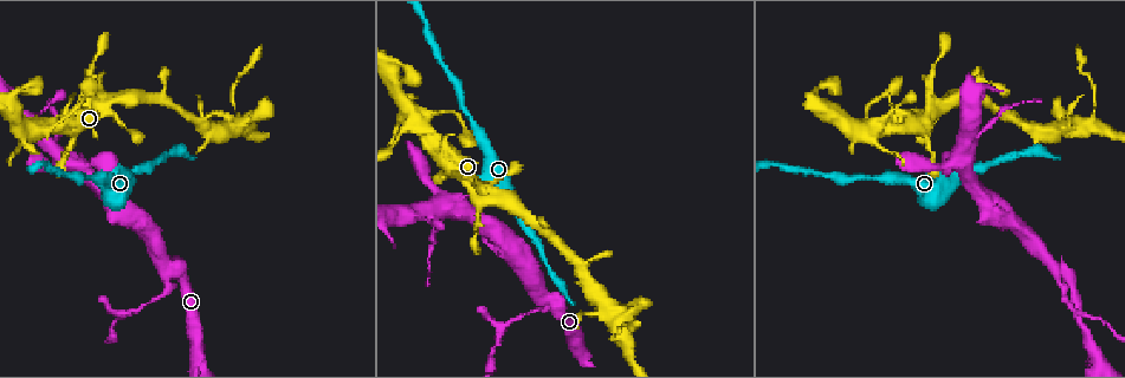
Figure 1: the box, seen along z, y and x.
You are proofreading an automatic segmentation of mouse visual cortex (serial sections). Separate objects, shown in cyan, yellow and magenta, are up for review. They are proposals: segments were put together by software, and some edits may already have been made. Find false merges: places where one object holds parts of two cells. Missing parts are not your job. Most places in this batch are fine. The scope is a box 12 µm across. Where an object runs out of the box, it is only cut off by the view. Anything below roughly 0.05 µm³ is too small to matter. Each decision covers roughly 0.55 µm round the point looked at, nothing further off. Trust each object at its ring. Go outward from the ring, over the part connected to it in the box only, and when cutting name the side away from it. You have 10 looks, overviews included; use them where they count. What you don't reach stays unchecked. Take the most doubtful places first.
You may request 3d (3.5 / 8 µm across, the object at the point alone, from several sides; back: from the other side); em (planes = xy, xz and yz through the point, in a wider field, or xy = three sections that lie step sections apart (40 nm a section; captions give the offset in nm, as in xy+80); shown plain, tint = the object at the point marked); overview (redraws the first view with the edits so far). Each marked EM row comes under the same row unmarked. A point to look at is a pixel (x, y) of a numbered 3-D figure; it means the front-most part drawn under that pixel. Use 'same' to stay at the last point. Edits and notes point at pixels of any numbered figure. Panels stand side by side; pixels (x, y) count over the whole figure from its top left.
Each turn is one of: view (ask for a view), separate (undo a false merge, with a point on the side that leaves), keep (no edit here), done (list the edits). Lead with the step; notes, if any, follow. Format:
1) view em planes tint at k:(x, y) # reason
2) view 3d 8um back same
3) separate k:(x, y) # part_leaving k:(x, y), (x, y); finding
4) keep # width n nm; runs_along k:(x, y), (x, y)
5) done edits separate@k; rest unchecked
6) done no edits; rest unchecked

view 3d 3.5um at 1:(954, 180) # sudden change in width

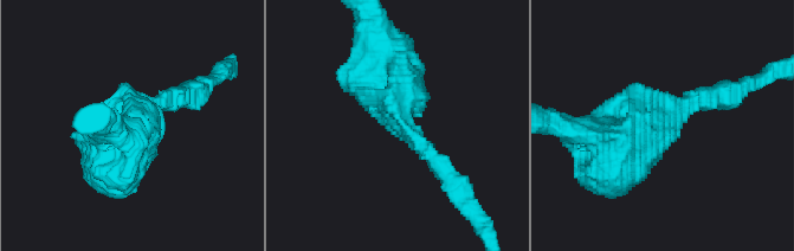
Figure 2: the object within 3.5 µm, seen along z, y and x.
view em xy step 3 tint at 2:(406, 126)

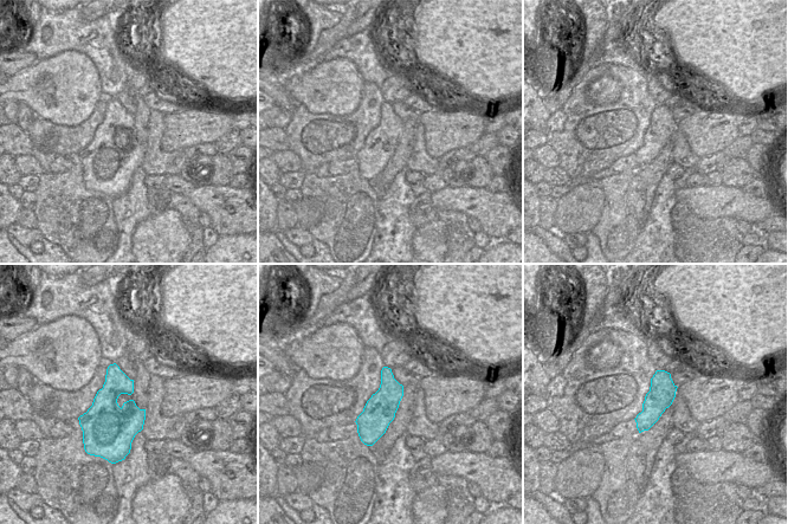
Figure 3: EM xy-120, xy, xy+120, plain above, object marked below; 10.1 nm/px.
keep # width 320 nm; runs_along 2:(389, 51), (389, 115), (451, 181); continuous, no second cell

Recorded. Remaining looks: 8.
view 3d 3.5um at 1:(1093, 110) # a narrow waist

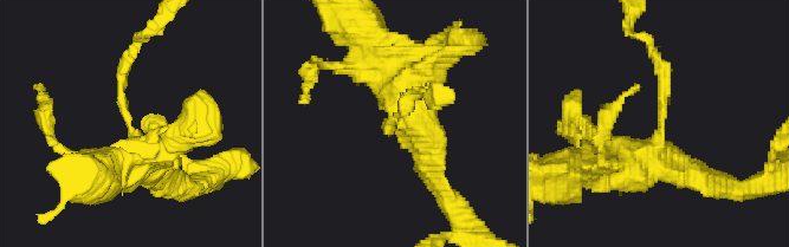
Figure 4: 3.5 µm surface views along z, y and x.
view em xy step 5 tint at 4:(658, 124) # arms 3; arm_widths 150, 350, 450 nm; shape alone is not enough

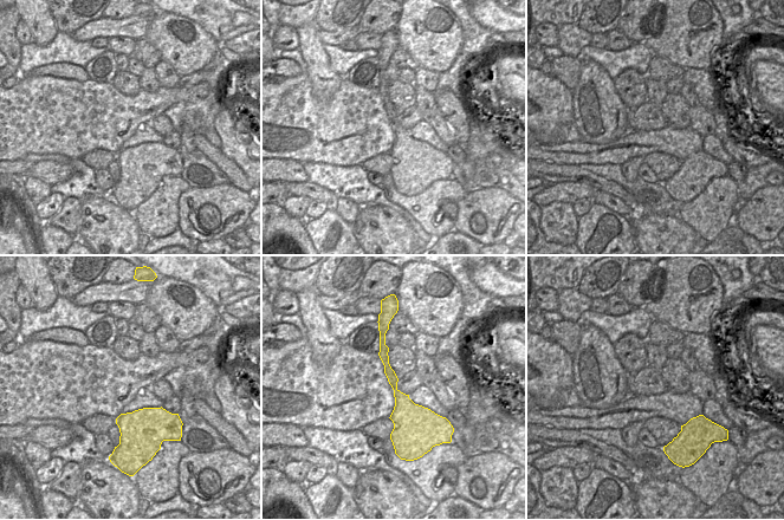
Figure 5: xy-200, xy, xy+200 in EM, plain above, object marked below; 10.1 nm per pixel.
keep # one cell here

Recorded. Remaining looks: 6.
view 3d 3.5um at 1:(526, 314) # a narrow waist

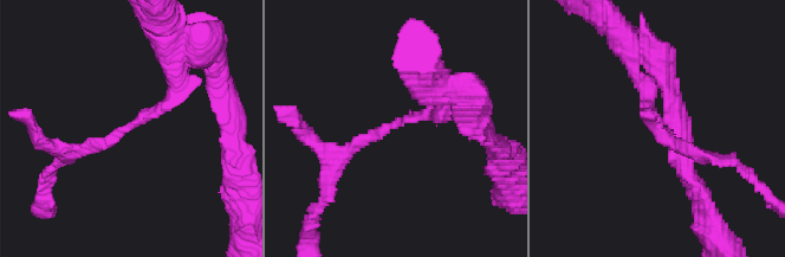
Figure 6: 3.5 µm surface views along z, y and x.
view em xy step 3 tint at 6:(127, 124)

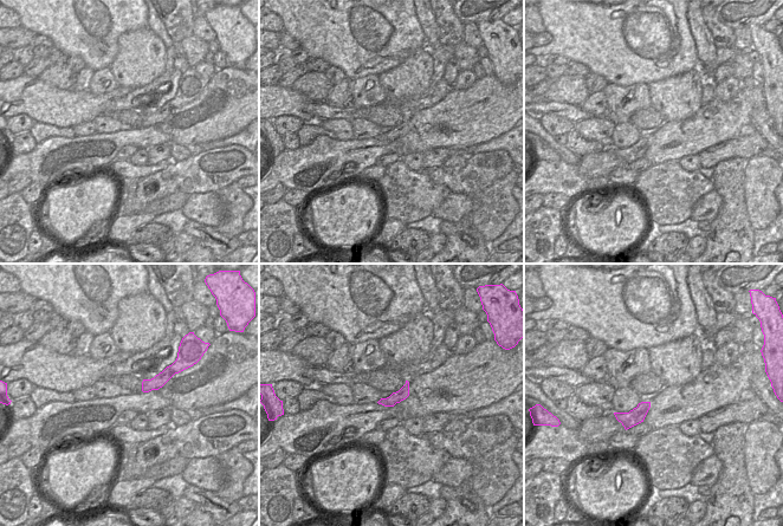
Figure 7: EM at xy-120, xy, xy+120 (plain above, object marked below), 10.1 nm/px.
separate 6:(380, 132) # part_leaving 6:(417, 116), (363, 140), (333, 174); two cells meet here

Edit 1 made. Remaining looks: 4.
view overview # see it whole again

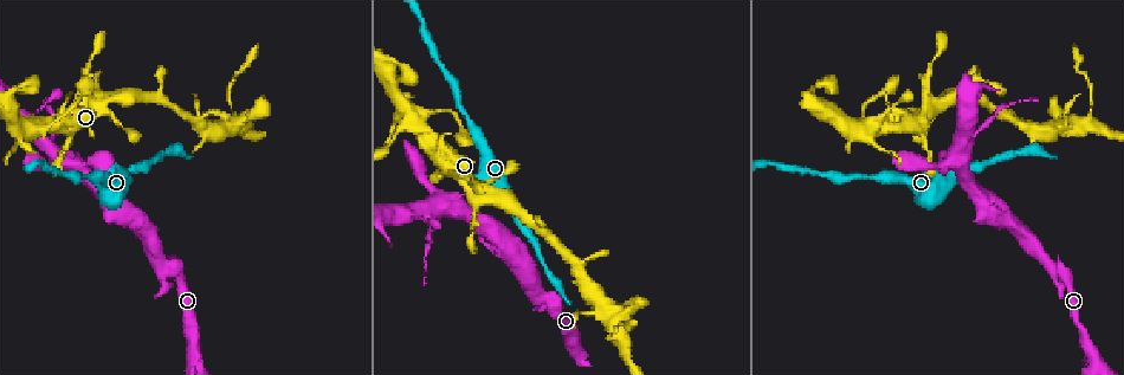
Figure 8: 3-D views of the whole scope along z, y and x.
view 3d 3.5um at 8:(36, 124) # arms part here

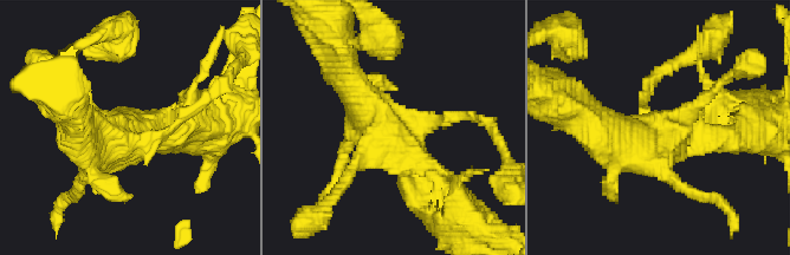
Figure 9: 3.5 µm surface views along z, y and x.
view em xy step 3 tint at 9:(667, 131)

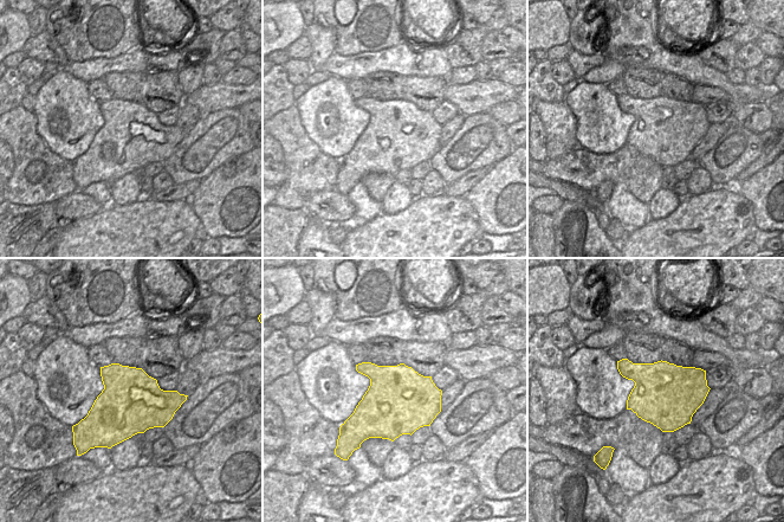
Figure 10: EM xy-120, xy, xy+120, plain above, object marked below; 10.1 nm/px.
keep # runs_along 9:(425, 207), (403, 149), (345, 79); all the same cell

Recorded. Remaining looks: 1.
done edits separate@6; rest unchecked

